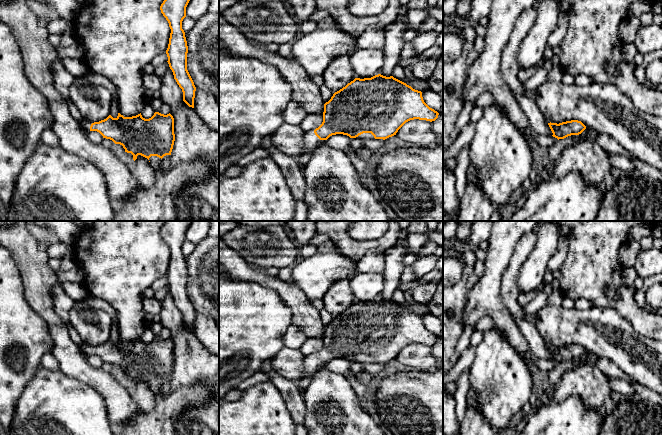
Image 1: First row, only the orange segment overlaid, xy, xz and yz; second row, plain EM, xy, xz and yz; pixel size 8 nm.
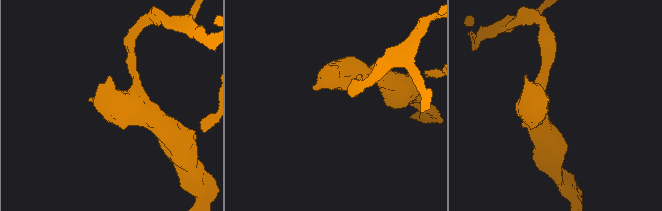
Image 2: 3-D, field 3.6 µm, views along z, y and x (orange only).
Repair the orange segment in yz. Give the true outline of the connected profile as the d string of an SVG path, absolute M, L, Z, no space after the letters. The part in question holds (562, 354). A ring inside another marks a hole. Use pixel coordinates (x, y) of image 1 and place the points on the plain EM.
M578 344L566 345L559 348L550 346L548 349L553 357L552 360L558 364L571 359L579 359L586 353L586 350Z

